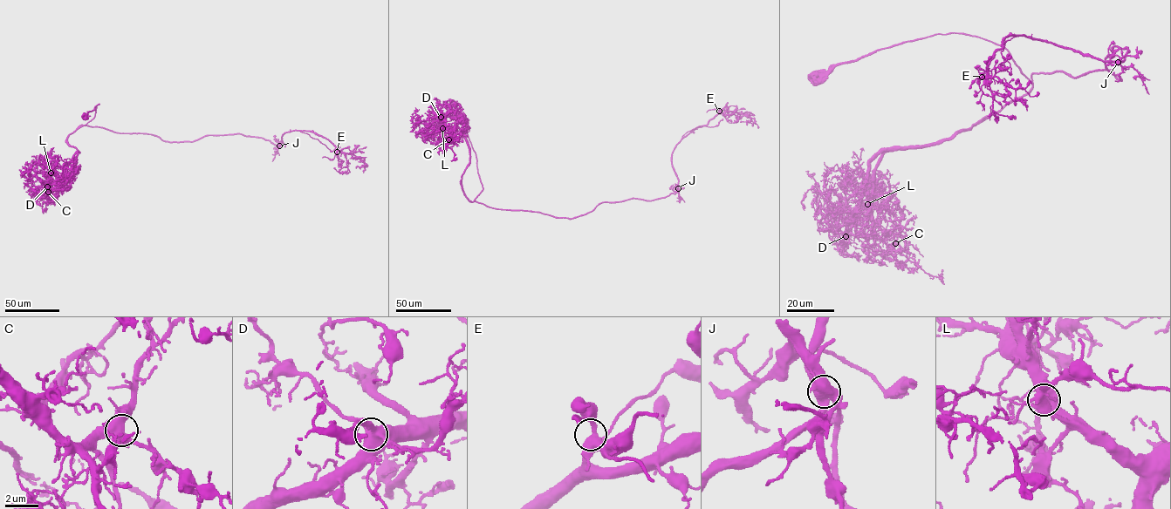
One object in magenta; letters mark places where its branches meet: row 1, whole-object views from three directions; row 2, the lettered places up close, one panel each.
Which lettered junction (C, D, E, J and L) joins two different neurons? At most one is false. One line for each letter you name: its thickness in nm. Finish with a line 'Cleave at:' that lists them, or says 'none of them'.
J: calibre 650 nm
Cleave at: J

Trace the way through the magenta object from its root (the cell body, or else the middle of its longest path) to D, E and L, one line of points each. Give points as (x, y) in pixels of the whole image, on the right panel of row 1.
D: (818, 78), (877, 50), (950, 32), (1003, 46), (1032, 84), (949, 137), (883, 150), (870, 163), (845, 236)
E: (818, 78), (935, 34), (1001, 45), (1031, 81), (1120, 79), (1105, 60), (1128, 47), (1010, 34), (982, 77)
L: (818, 78), (950, 32), (1003, 46), (1032, 83), (949, 137), (887, 151), (867, 204)

